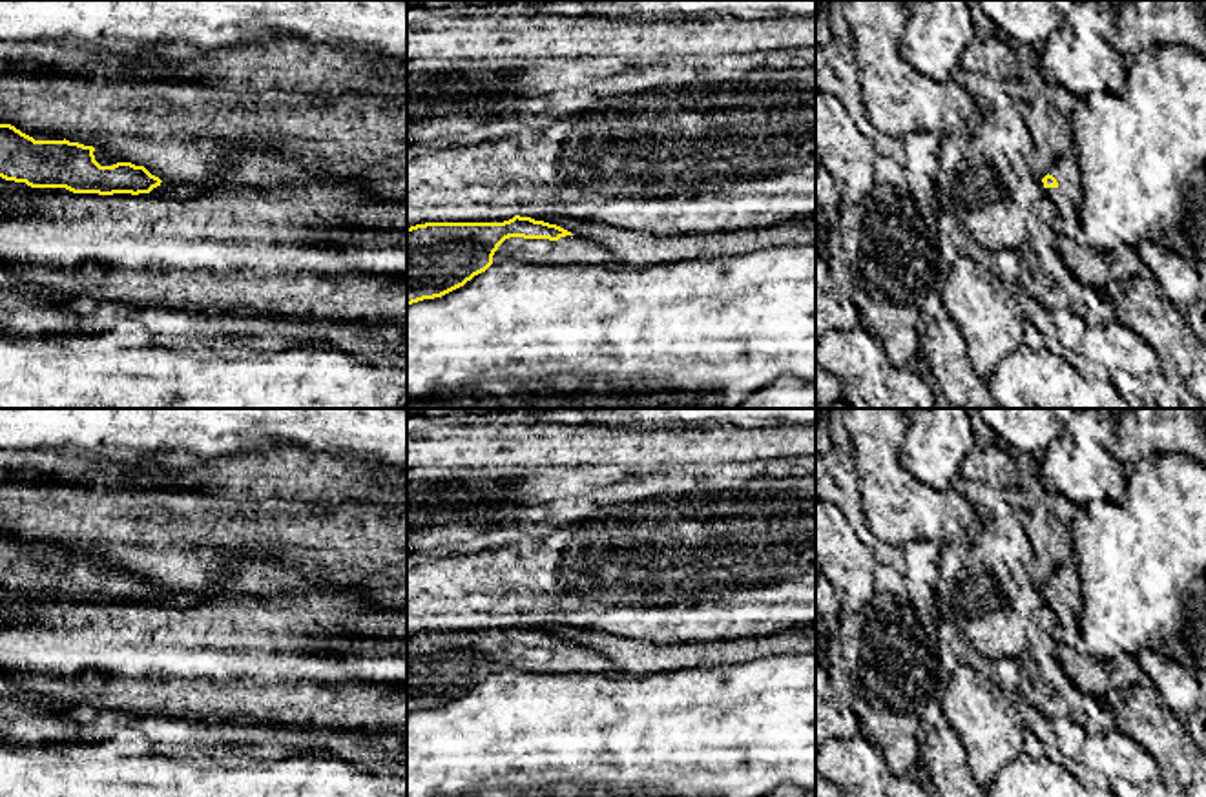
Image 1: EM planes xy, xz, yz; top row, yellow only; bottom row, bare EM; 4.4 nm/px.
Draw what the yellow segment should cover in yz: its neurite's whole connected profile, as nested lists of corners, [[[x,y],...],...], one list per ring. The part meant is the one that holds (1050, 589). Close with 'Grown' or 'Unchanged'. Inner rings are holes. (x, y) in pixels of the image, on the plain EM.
[[[1073,558],[1058,565],[1042,591],[1044,596],[1058,596],[1073,615],[1082,613],[1080,574]]]. Grown

